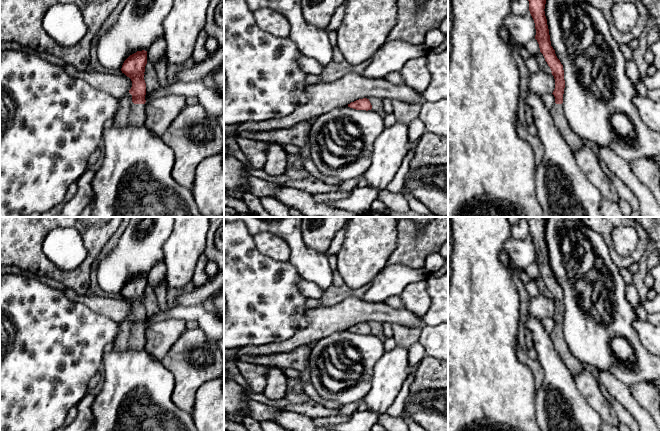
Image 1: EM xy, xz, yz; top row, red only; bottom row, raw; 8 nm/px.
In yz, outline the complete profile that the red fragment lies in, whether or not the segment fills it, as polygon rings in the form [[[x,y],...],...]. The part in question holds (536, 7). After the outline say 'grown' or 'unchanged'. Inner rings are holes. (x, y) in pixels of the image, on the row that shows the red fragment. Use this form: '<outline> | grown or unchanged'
[[[528,0],[529,11],[535,23],[537,40],[540,52],[543,54],[545,61],[551,69],[555,79],[555,89],[553,95],[555,104],[550,109],[553,121],[561,132],[564,140],[570,146],[572,151],[578,151],[585,146],[583,140],[570,128],[563,113],[563,94],[565,88],[563,65],[555,54],[551,46],[547,19],[545,16],[546,0]]] | grown

